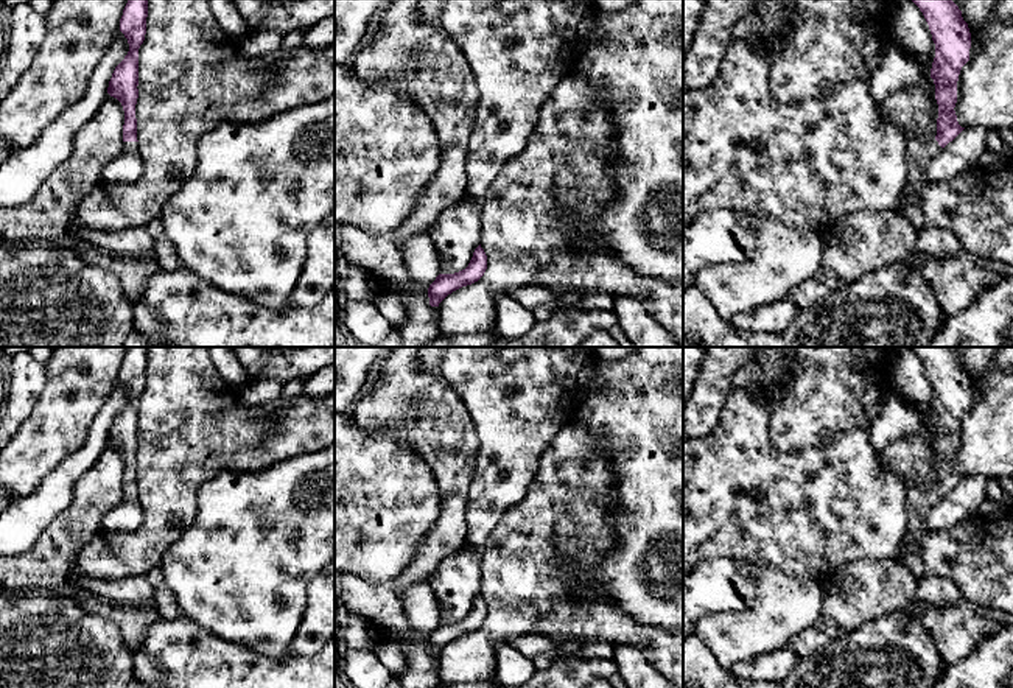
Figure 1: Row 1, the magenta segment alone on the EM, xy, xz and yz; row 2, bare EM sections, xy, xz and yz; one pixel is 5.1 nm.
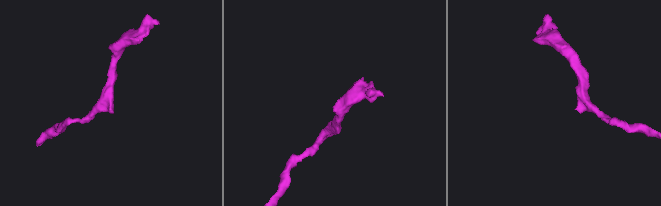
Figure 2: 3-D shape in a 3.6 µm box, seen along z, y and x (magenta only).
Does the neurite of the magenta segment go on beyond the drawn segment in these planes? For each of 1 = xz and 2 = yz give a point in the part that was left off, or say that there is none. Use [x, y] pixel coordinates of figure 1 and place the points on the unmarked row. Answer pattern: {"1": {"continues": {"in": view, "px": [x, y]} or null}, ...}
{"1": {"continues": null}, "2": {"continues": {"in": "yz", "px": [918, 503]}}}

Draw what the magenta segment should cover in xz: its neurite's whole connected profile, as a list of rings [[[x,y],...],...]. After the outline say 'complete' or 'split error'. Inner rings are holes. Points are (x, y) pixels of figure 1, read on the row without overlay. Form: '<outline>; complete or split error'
[[[481,593],[475,598],[468,615],[454,623],[439,623],[428,637],[431,655],[439,652],[453,640],[478,630],[487,618],[487,604]]]; complete

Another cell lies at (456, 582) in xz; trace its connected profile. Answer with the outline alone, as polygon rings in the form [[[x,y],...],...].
[[[462,548],[436,568],[433,590],[439,607],[439,623],[465,618],[481,593],[481,554]]]

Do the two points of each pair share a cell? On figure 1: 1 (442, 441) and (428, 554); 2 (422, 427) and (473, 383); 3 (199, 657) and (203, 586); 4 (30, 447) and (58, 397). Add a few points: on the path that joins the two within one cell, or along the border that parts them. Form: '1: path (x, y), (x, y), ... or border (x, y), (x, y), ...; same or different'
1: path (452, 469), (450, 526); same
2: border (441, 363), (441, 372), (462, 402), (475, 428); different
3: border (182, 615), (234, 643); different
4: path (42, 435), (58, 419), (58, 410); same

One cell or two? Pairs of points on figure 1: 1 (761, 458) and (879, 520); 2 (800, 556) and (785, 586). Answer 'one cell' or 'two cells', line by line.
1: one cell
2: two cells

